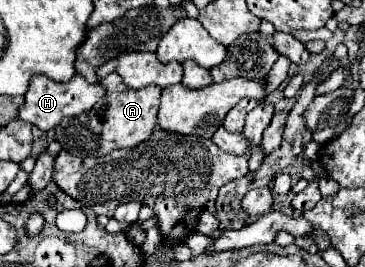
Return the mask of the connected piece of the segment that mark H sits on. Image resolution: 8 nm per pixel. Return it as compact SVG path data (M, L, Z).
M34 75L30 79L28 93L24 97L26 97L26 101L18 109L18 119L38 127L40 131L50 131L64 117L76 117L76 115L88 113L96 105L96 101L100 101L104 97L104 89L102 89L102 85L86 83L82 75L74 75L74 79L70 79L68 83L56 83L56 81L50 81L48 77L44 77L44 75Z

